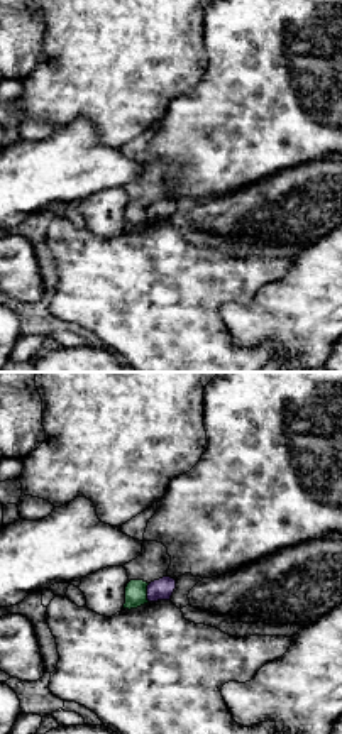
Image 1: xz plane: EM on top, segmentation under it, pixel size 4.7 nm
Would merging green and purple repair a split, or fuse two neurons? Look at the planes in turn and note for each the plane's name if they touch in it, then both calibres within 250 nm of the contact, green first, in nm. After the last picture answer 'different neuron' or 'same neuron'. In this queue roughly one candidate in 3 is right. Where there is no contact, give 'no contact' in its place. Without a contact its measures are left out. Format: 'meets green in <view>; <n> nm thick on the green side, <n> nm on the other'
meets green in xz; 110 nm thick on the green side, 100 nm on the other

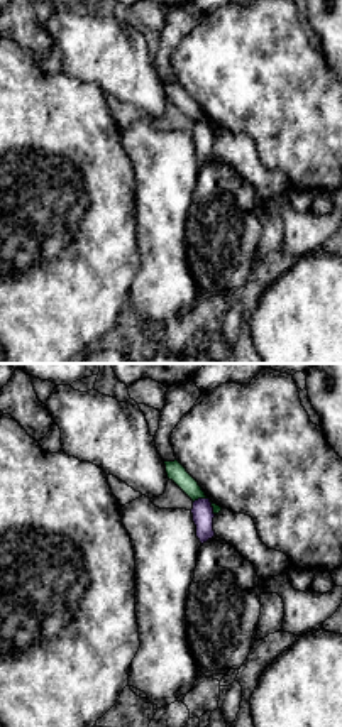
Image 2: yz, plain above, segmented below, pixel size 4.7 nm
meets green in yz; 90 nm thick on the green side, 100 nm on the other

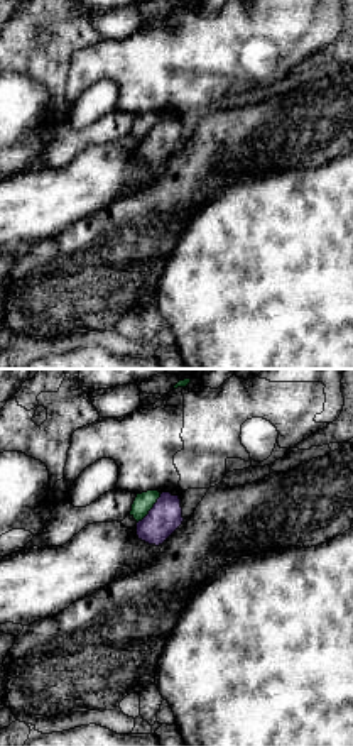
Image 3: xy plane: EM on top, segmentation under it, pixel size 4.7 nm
meets green in xy; 90 nm thick on the green side, 160 nm on the other

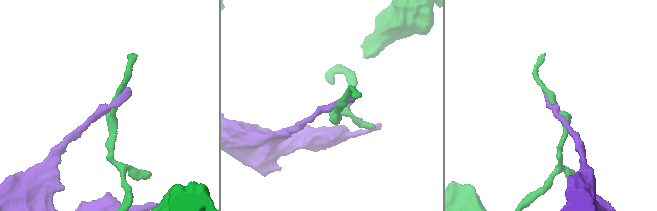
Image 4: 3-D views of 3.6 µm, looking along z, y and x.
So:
different neuron

